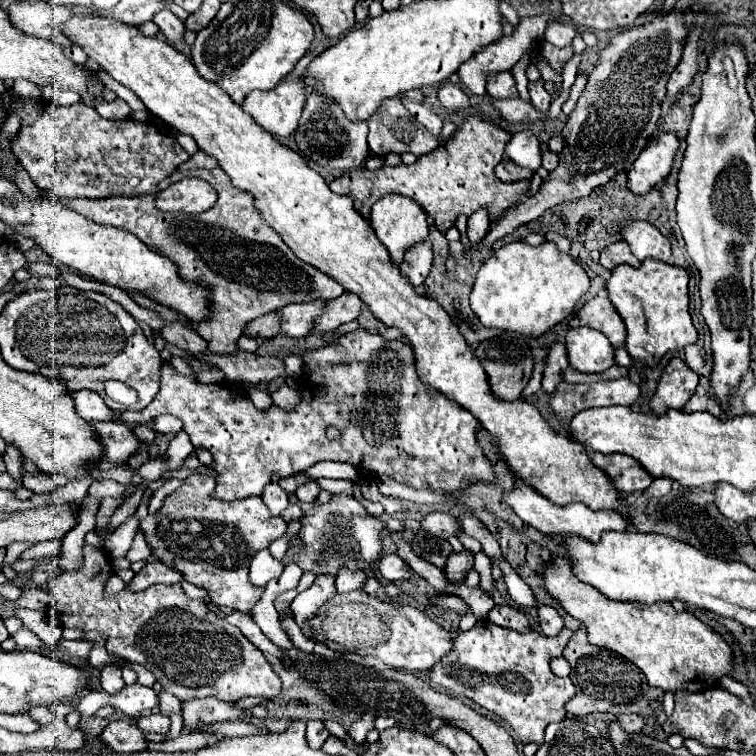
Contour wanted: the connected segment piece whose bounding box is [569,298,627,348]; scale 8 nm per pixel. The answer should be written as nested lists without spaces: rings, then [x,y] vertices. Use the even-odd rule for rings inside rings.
[[[591,298],[585,302],[579,312],[569,320],[571,326],[589,326],[603,332],[609,342],[619,348],[625,342],[625,326],[621,324],[621,316],[607,298]]]

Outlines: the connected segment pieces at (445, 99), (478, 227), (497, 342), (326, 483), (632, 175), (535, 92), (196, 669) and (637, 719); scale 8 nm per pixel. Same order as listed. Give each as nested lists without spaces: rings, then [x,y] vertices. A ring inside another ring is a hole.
[[[451,82],[441,86],[439,100],[445,108],[451,108],[451,110],[467,110],[469,108],[469,96],[457,84],[451,84]]]
[[[479,208],[477,212],[473,212],[469,216],[469,222],[467,222],[467,238],[469,238],[469,244],[475,246],[477,242],[481,242],[481,238],[485,236],[487,228],[489,228],[489,210],[487,208]]]
[[[507,332],[503,336],[481,342],[479,348],[475,350],[475,356],[481,360],[487,376],[489,376],[491,390],[497,398],[517,400],[521,396],[521,392],[527,386],[527,382],[531,378],[531,372],[533,372],[531,342],[533,342],[533,338],[529,338],[529,336],[517,336],[515,332]]]
[[[321,478],[316,480],[323,490],[327,490],[331,496],[339,496],[339,494],[347,494],[353,496],[353,482],[351,480],[331,480],[331,478]]]
[[[661,132],[659,136],[651,138],[629,170],[629,190],[633,194],[647,194],[659,180],[667,178],[677,150],[679,138],[675,132]]]
[[[543,78],[541,80],[537,80],[537,82],[529,82],[529,96],[531,96],[531,104],[537,108],[537,110],[549,110],[549,106],[551,106],[551,96],[545,92],[545,88],[543,88]]]
[[[83,546],[83,566],[77,572],[61,572],[57,574],[45,588],[53,596],[53,610],[61,626],[77,628],[81,632],[97,630],[107,634],[105,650],[109,654],[121,656],[125,662],[141,664],[149,672],[157,676],[157,682],[163,686],[165,692],[175,694],[179,700],[193,700],[193,698],[207,698],[217,696],[219,700],[237,702],[247,696],[259,696],[265,700],[273,700],[281,692],[281,680],[271,670],[269,662],[265,660],[263,652],[255,648],[239,628],[225,624],[217,614],[213,614],[203,600],[191,600],[185,596],[179,584],[165,586],[155,584],[143,592],[129,592],[129,588],[117,592],[115,596],[107,598],[97,592],[97,584],[107,584],[112,575],[112,567],[107,554],[101,548]]]
[[[623,714],[619,716],[619,722],[625,732],[641,732],[647,726],[647,720],[637,714]]]

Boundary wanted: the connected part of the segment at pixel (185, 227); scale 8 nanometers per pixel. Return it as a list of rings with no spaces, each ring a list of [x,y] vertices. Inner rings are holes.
[[[221,168],[191,172],[177,170],[159,184],[159,190],[191,176],[207,180],[217,190],[219,198],[211,210],[201,214],[161,214],[155,208],[153,196],[115,196],[101,200],[71,198],[65,200],[65,204],[95,224],[117,226],[119,230],[135,234],[153,252],[175,260],[179,276],[185,282],[209,290],[209,316],[199,324],[193,324],[193,330],[209,342],[213,352],[235,352],[235,342],[241,336],[241,330],[257,316],[265,316],[289,302],[303,304],[333,300],[345,292],[333,278],[299,260],[281,236],[259,216],[253,198],[231,186]]]

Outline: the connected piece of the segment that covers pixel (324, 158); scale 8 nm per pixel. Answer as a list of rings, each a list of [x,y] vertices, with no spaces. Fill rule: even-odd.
[[[309,92],[307,104],[303,108],[303,116],[299,120],[299,128],[295,130],[295,142],[297,148],[315,164],[327,168],[327,170],[353,170],[359,168],[365,158],[369,156],[367,146],[367,124],[365,122],[353,122],[333,104],[333,100],[325,100],[325,96],[317,96],[315,92]]]

